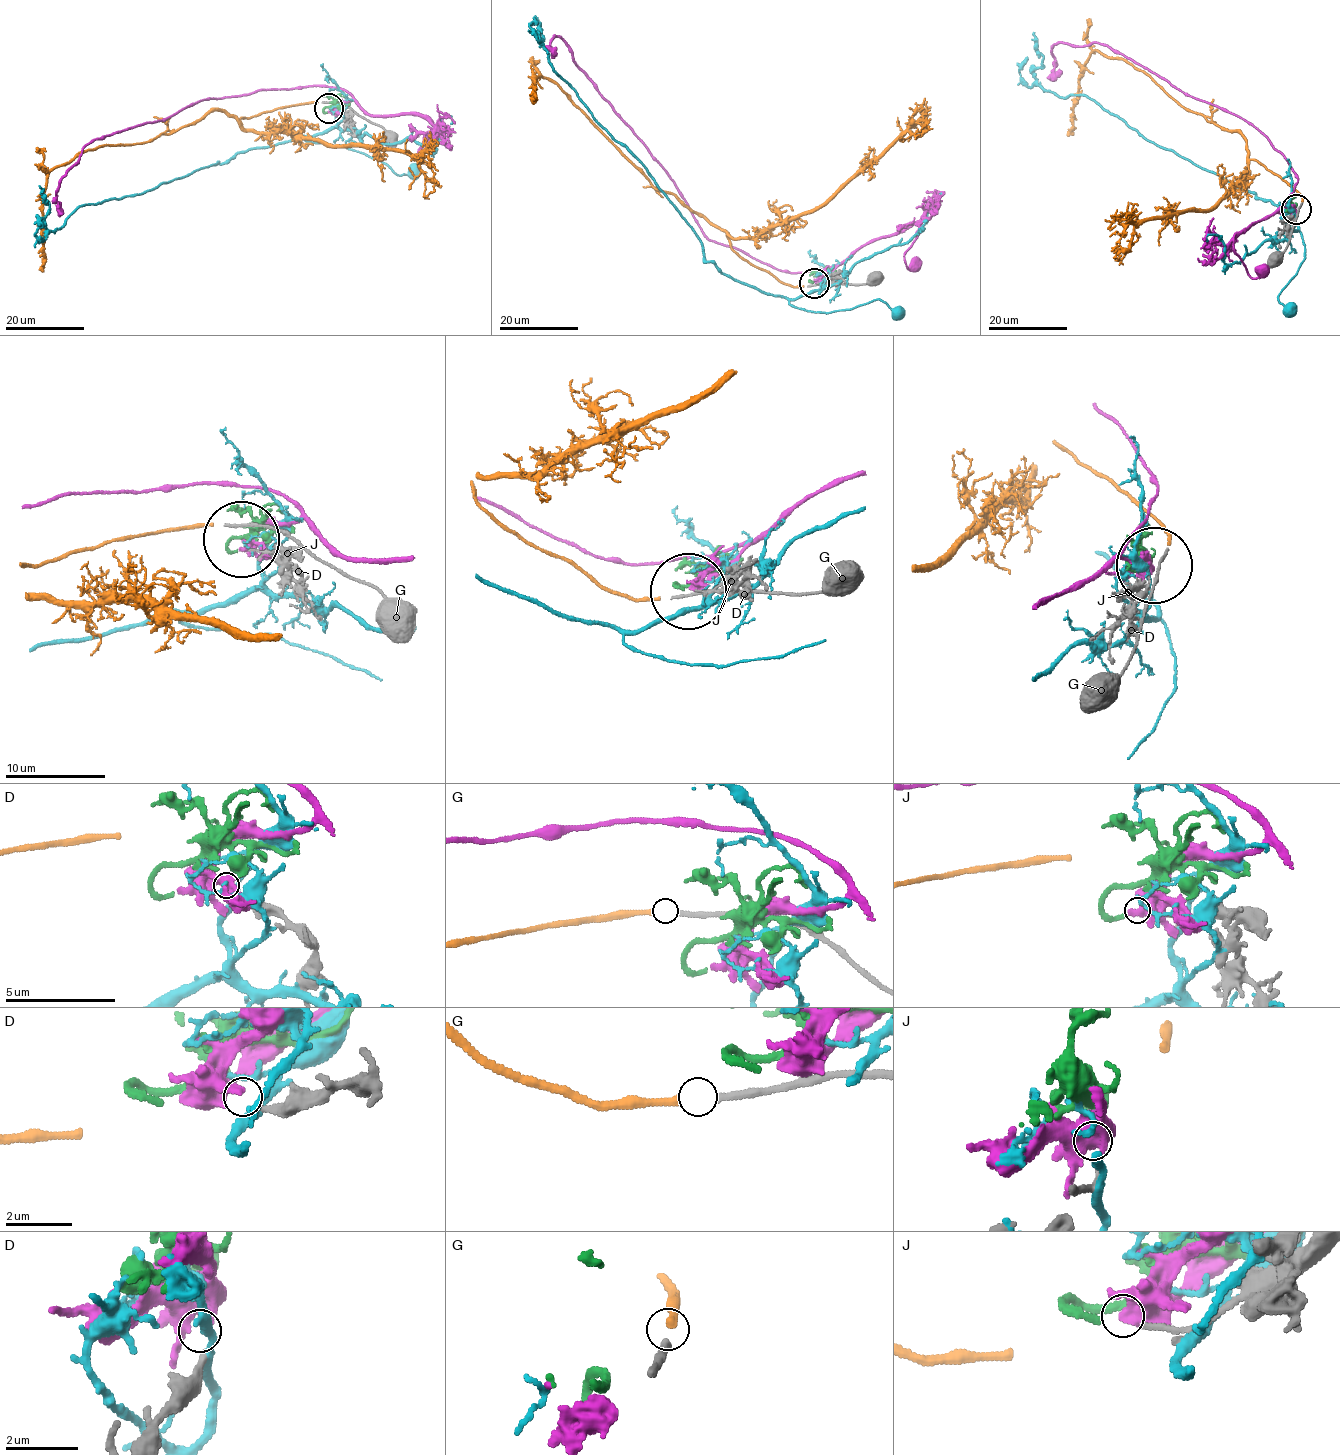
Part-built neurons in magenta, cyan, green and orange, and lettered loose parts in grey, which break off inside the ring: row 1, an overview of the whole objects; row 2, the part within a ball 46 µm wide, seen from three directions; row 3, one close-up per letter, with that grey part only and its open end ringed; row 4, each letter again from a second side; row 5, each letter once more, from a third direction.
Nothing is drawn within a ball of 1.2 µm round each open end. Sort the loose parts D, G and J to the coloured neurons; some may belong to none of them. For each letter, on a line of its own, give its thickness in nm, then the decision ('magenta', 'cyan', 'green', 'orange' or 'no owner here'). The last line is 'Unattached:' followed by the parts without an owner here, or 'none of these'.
D: calibre 180 nm; magenta
G: calibre 200 nm; orange
J: calibre 160 nm; green
Unattached: none of these

